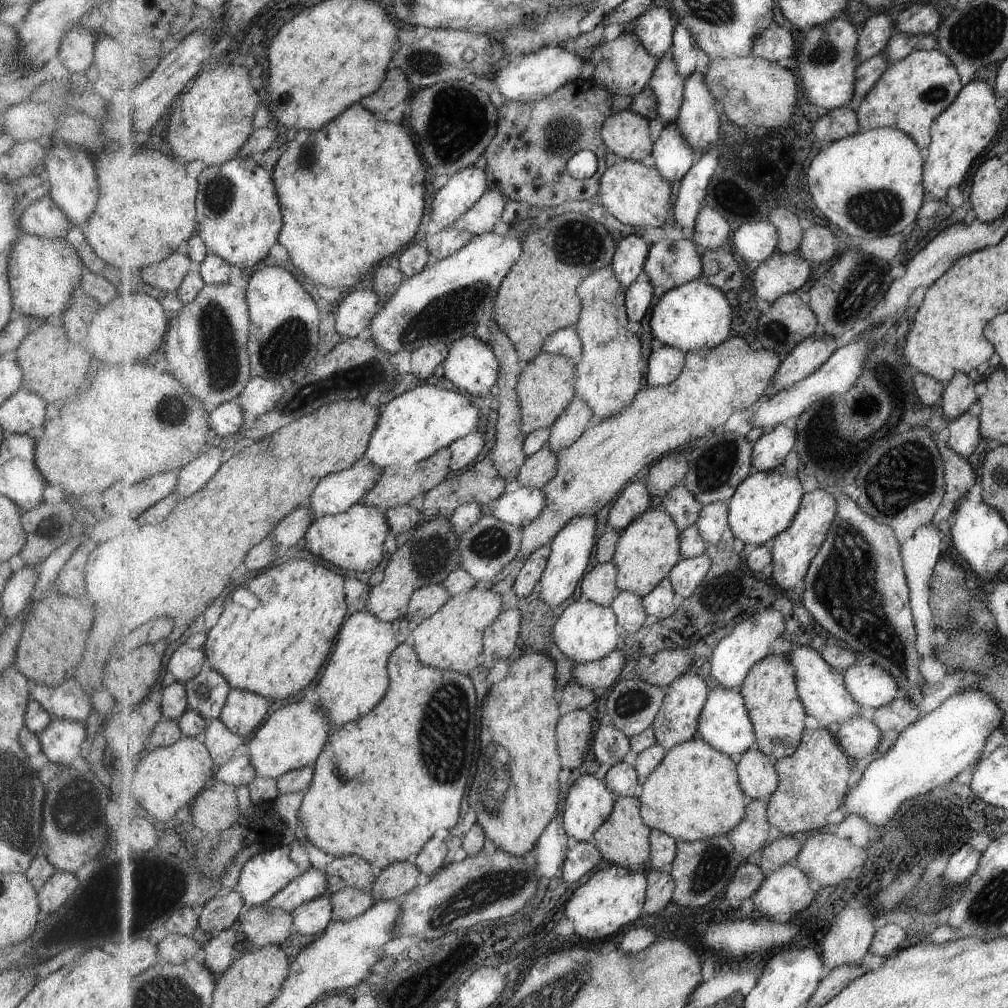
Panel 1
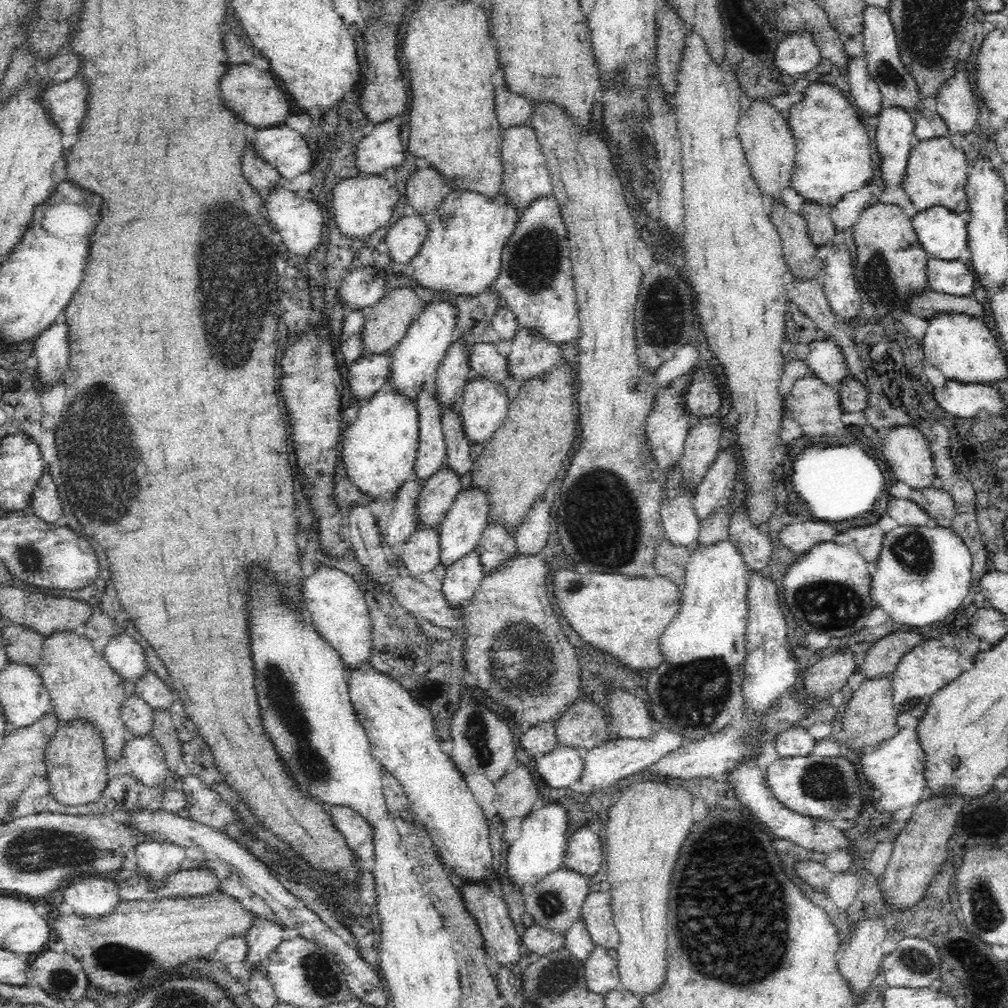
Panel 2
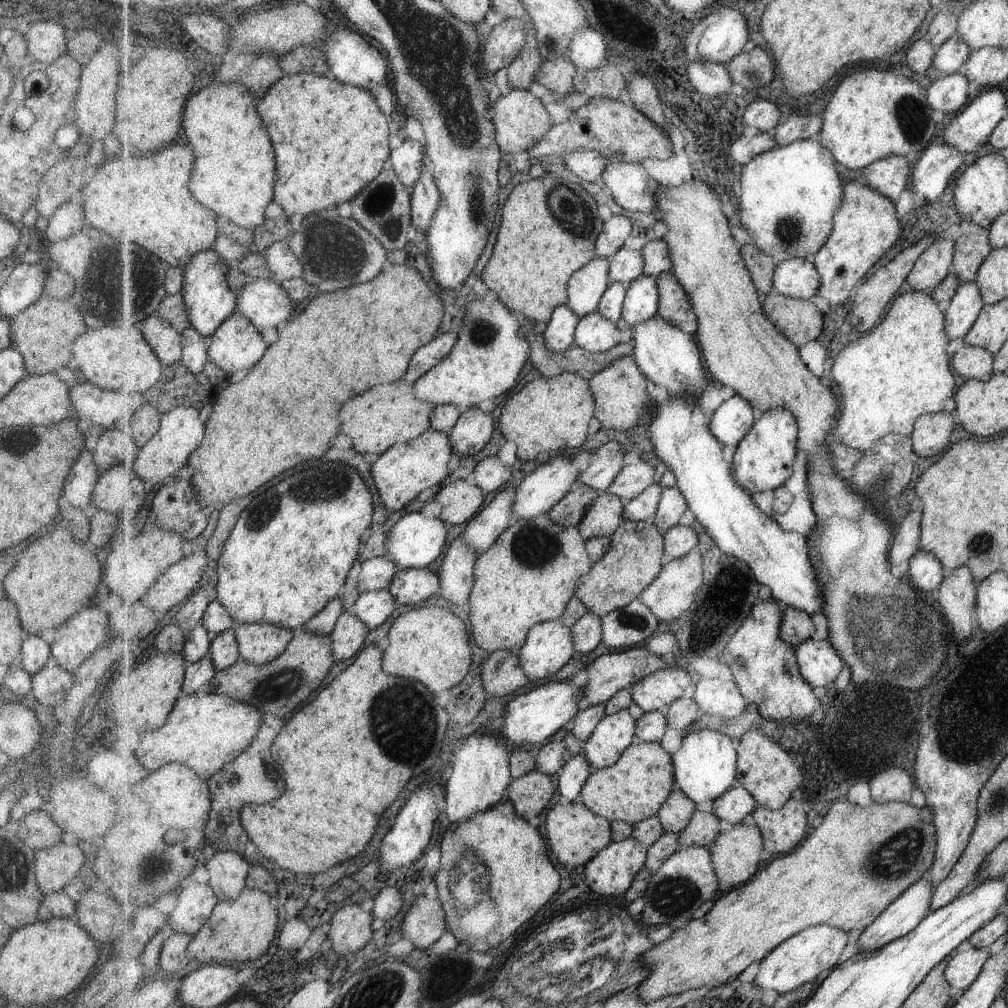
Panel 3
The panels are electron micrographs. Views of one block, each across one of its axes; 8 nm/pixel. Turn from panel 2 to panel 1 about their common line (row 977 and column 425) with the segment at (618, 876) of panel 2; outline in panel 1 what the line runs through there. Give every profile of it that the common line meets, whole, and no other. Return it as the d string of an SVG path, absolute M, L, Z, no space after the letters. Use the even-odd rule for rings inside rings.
M476 588L471 592L452 596L437 614L416 625L410 643L418 653L419 660L427 666L462 675L483 665L486 630L502 615L501 604L501 596L490 589L483 591Z

